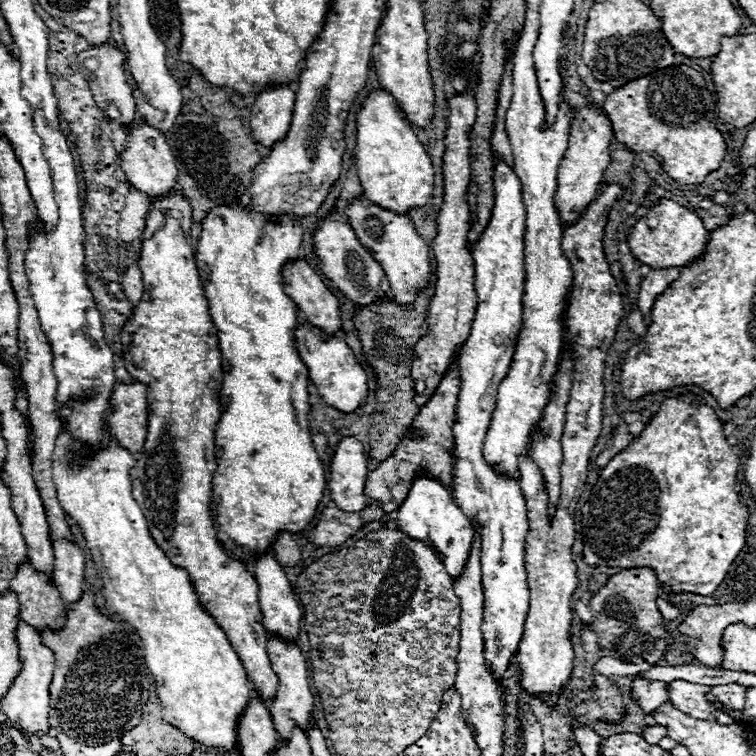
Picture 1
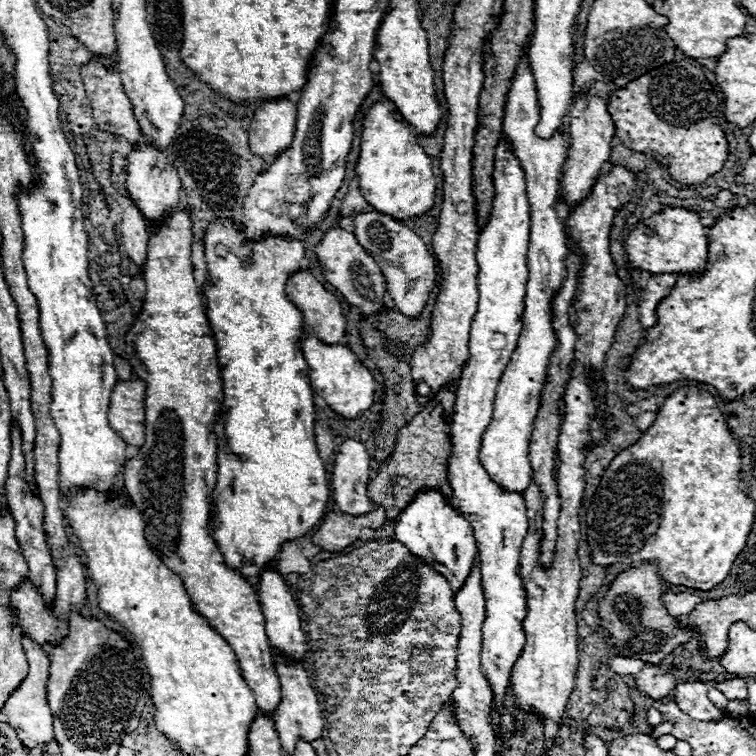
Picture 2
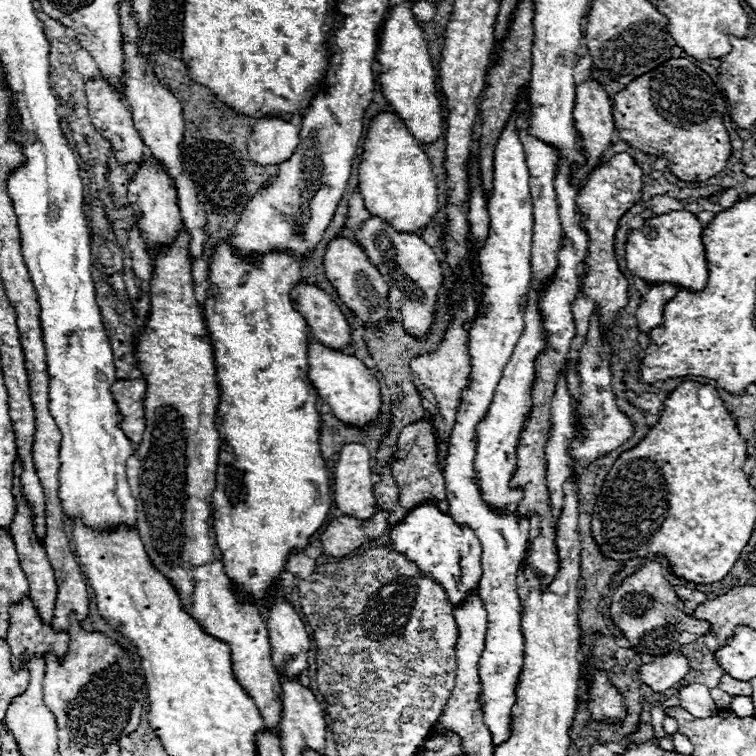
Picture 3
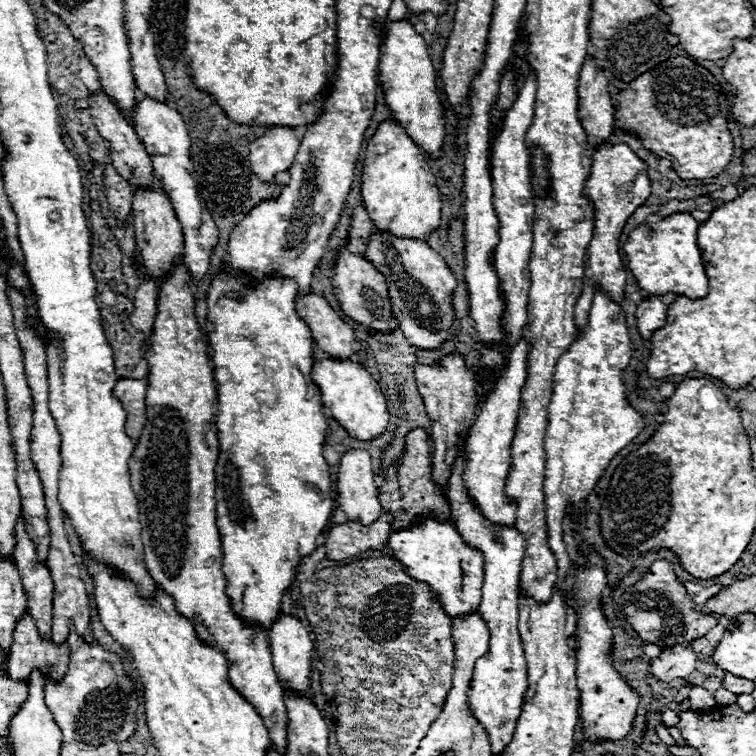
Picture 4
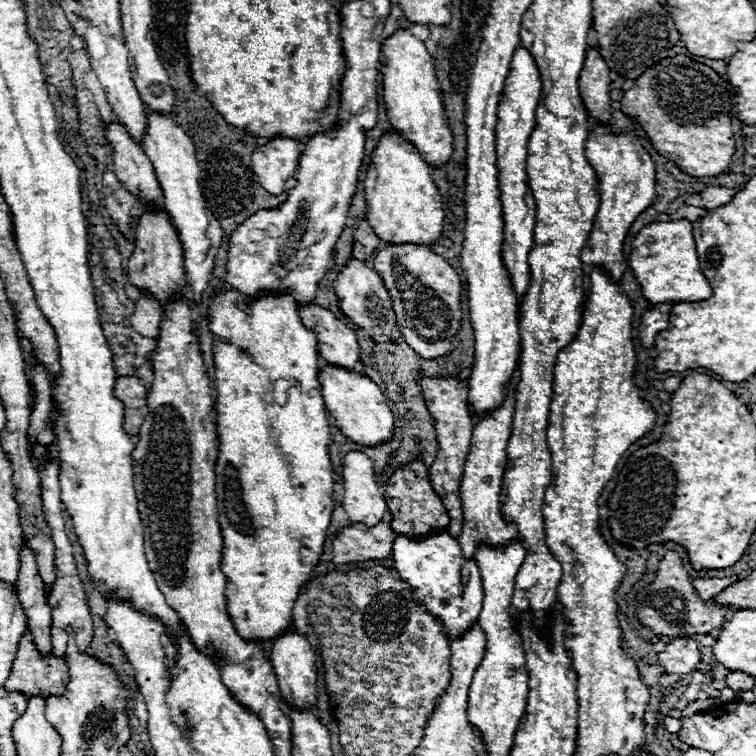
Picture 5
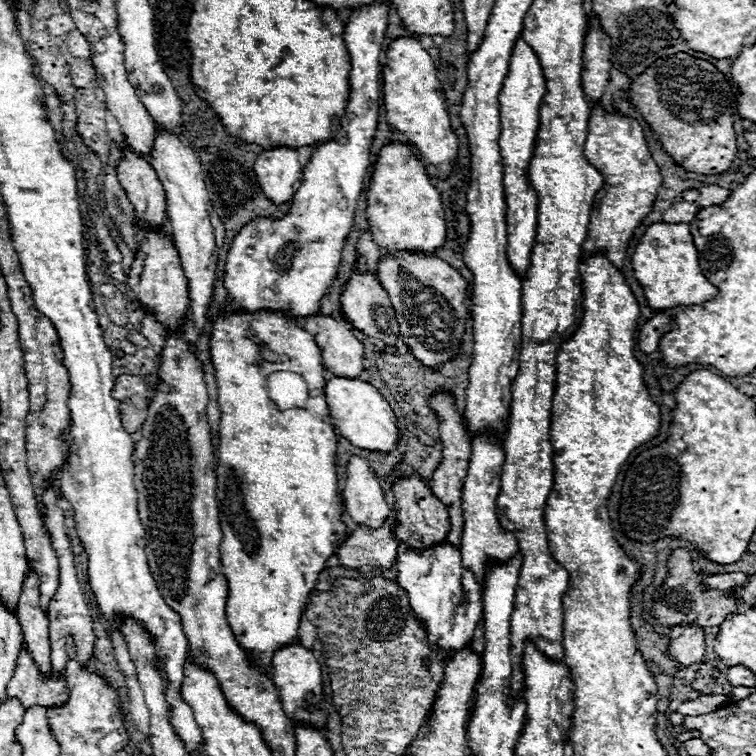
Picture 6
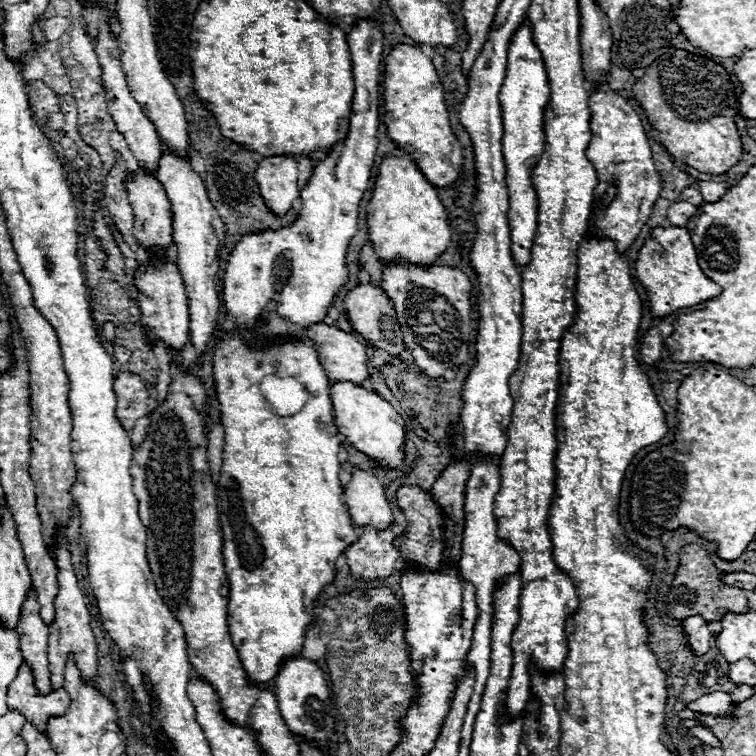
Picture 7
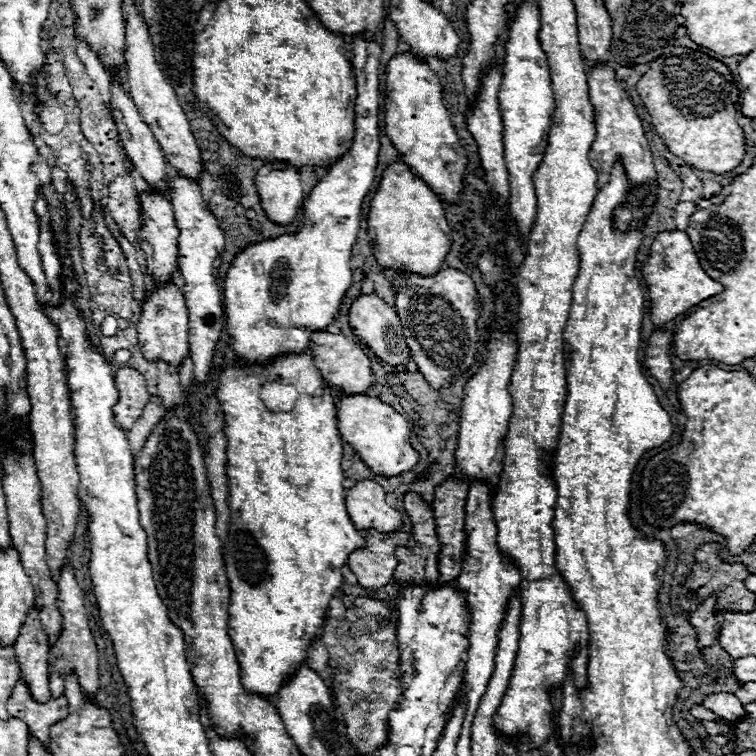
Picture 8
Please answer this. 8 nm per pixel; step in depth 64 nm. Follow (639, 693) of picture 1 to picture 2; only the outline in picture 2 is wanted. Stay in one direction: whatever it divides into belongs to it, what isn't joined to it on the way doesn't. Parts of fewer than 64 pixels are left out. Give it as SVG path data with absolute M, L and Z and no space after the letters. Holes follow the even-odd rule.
M646 664L642 672L636 674L636 688L646 694L652 700L662 700L666 698L672 688L676 686L674 678L674 668L670 666L660 666L660 664Z

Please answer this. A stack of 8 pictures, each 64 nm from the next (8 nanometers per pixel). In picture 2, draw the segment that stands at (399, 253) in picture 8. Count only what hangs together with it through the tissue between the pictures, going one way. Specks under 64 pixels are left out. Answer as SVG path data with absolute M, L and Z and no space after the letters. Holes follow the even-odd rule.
M380 100L370 106L362 120L356 174L366 202L392 218L412 220L428 212L434 204L436 180L432 174L432 160L418 144L412 126L408 126L404 116L400 116L398 108L390 100Z

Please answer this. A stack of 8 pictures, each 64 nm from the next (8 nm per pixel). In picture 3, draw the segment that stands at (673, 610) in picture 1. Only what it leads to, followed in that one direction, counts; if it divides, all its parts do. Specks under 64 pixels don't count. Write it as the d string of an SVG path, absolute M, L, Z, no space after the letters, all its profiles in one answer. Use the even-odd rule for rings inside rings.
M684 586L676 588L676 596L684 602L684 612L688 612L688 614L692 614L692 610L706 600L704 592L696 592L696 590L690 590L690 588L684 588Z

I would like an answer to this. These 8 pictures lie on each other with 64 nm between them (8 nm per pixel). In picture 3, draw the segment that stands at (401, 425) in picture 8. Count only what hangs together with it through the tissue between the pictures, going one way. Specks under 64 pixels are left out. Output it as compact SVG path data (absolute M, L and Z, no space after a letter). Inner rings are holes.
M310 342L308 364L308 378L312 380L312 386L316 386L318 396L332 408L332 414L338 420L354 426L364 426L378 420L382 404L378 380L372 376L372 370L366 368L356 356L348 356L340 350L328 350L318 342Z

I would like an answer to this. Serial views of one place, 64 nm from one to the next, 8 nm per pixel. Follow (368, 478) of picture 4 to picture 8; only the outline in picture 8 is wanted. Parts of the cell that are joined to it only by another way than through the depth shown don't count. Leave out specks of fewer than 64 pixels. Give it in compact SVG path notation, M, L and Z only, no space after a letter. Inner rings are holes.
M360 480L348 488L346 508L358 530L376 528L378 532L394 532L402 524L402 514L386 504L386 492L374 480Z

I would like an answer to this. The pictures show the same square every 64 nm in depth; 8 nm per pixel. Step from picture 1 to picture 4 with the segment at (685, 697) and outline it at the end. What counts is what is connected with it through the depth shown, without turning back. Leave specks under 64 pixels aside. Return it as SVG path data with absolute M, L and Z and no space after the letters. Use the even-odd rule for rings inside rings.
M692 686L690 688L688 702L690 702L690 710L698 712L698 714L710 714L714 710L714 706L716 706L712 694L702 686Z

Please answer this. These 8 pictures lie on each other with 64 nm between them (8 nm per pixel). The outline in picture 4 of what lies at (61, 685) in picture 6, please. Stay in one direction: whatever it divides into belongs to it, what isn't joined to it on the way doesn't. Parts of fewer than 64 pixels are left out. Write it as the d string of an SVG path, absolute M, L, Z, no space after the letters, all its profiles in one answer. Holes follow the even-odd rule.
M26 610L16 622L14 642L10 646L8 670L12 678L30 678L34 666L48 672L52 668L52 678L60 680L68 670L68 642L54 644L40 636L34 618Z

